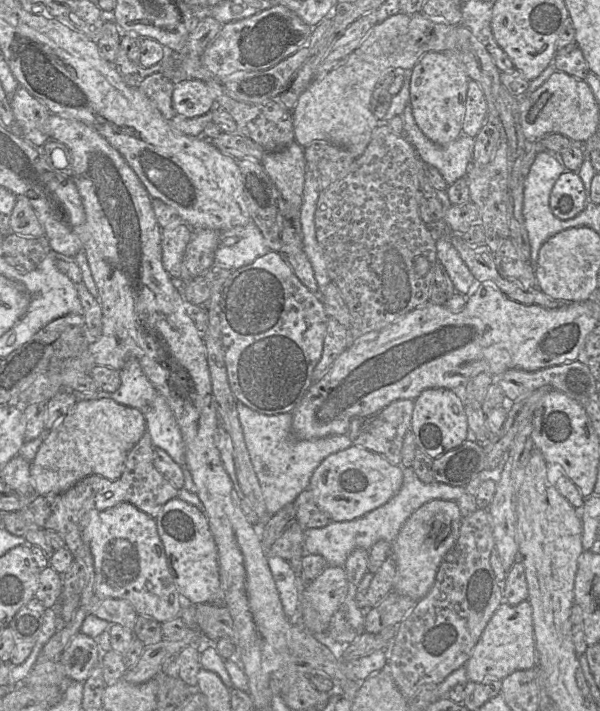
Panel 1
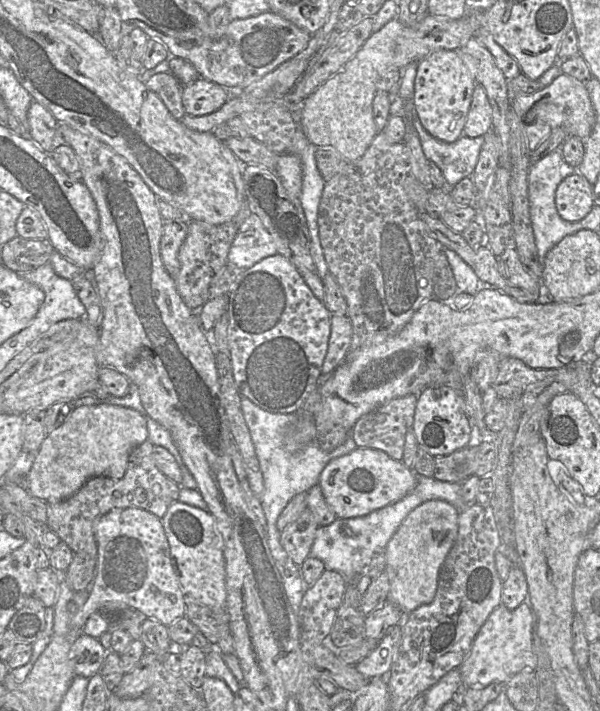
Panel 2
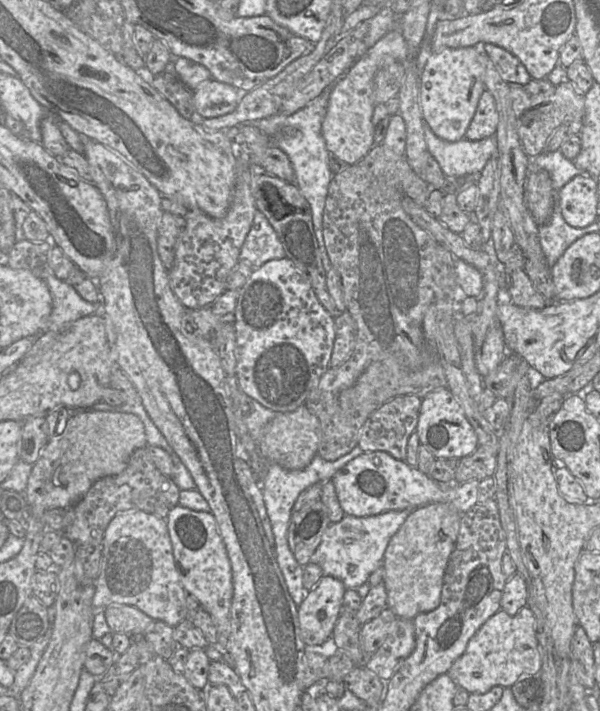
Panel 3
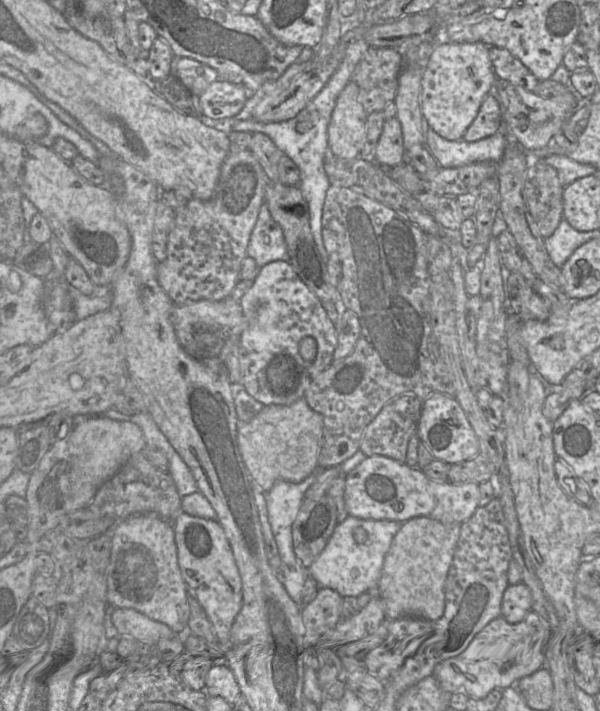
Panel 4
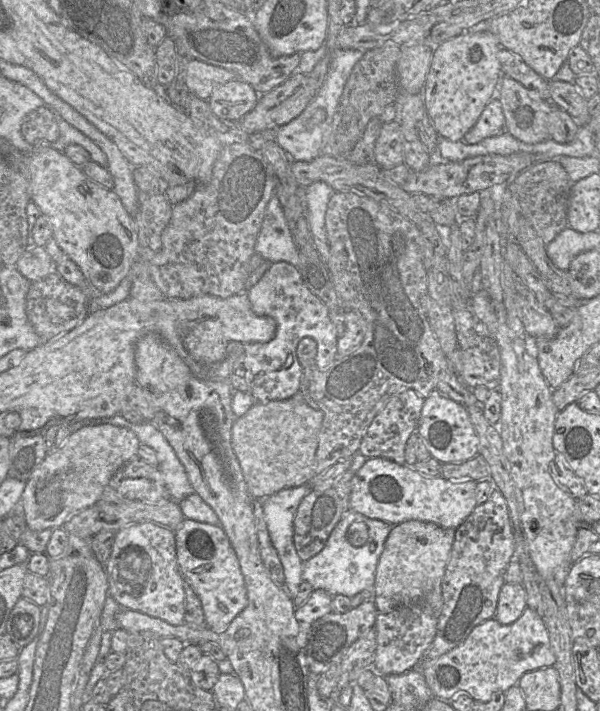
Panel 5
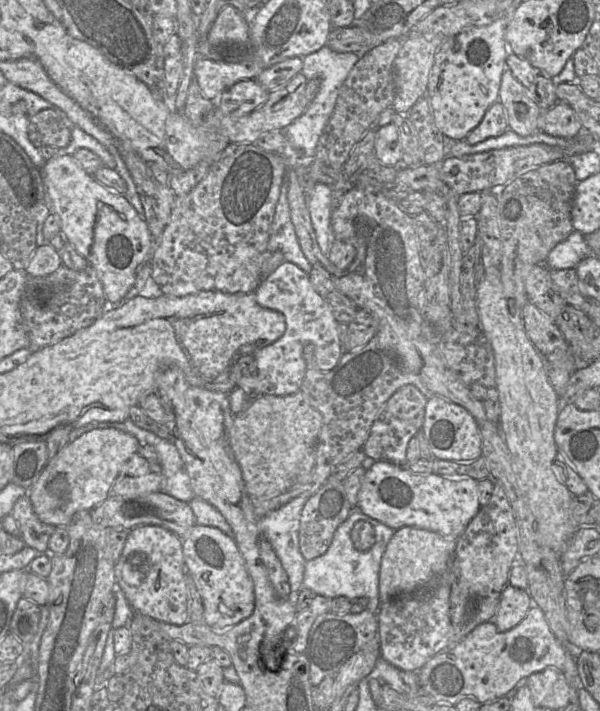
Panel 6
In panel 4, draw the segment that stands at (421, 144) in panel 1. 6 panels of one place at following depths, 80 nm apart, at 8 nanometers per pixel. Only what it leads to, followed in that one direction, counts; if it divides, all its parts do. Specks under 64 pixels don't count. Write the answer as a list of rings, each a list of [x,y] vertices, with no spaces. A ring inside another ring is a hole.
[[[431,128],[426,134],[426,146],[436,159],[440,168],[450,169],[469,165],[475,162],[499,162],[508,144],[505,132],[499,131],[494,135],[476,142],[467,142],[464,138],[459,141],[449,141]]]

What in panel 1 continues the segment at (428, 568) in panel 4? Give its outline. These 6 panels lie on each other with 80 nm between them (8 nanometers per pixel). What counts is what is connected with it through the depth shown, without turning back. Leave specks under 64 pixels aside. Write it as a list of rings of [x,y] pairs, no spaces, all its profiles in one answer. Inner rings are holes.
[[[440,499],[425,503],[411,514],[391,543],[391,555],[396,562],[393,592],[405,595],[416,602],[429,593],[441,563],[457,541],[462,519],[456,503]]]

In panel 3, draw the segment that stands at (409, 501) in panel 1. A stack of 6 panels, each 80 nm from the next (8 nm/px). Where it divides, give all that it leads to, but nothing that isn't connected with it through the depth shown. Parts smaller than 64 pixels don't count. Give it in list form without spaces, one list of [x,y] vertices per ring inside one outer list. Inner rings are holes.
[[[414,510],[387,511],[364,517],[345,515],[340,522],[330,524],[326,529],[310,562],[320,566],[323,576],[340,580],[347,590],[357,590],[368,581],[374,570],[383,566],[384,554],[391,538]]]

